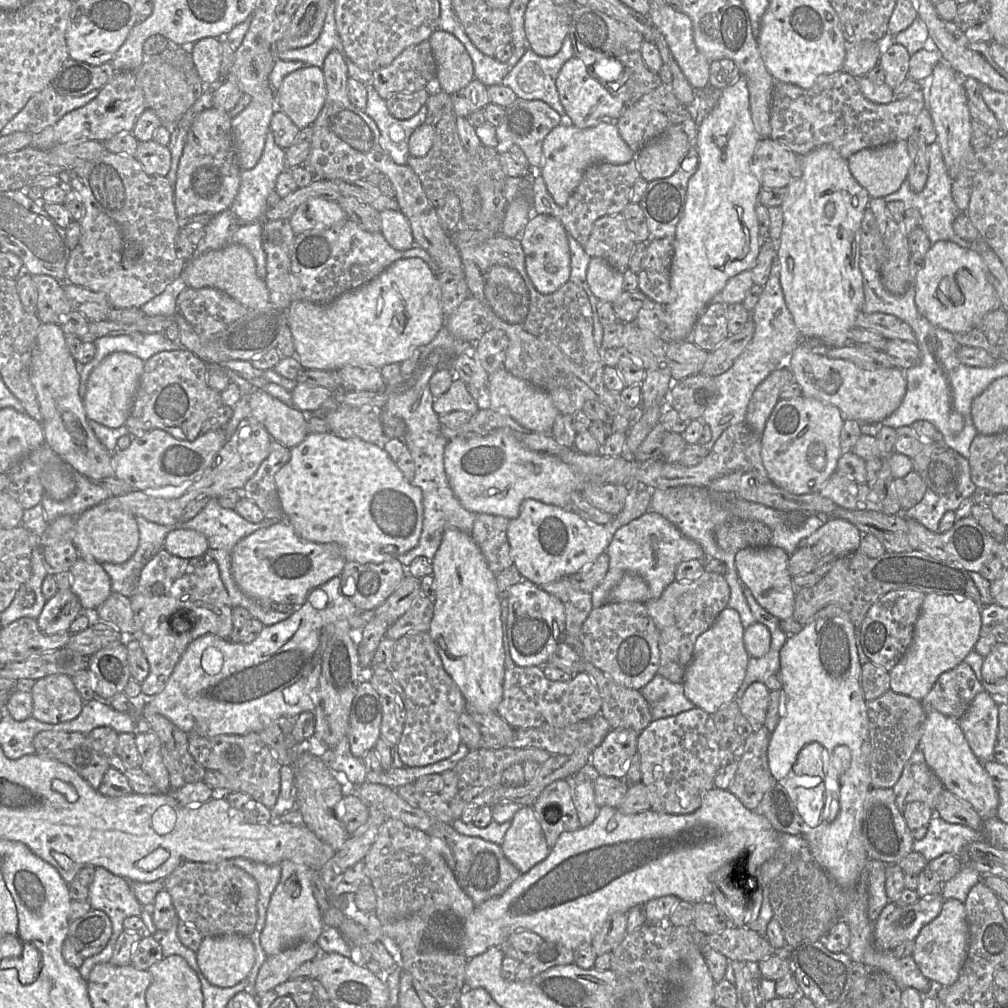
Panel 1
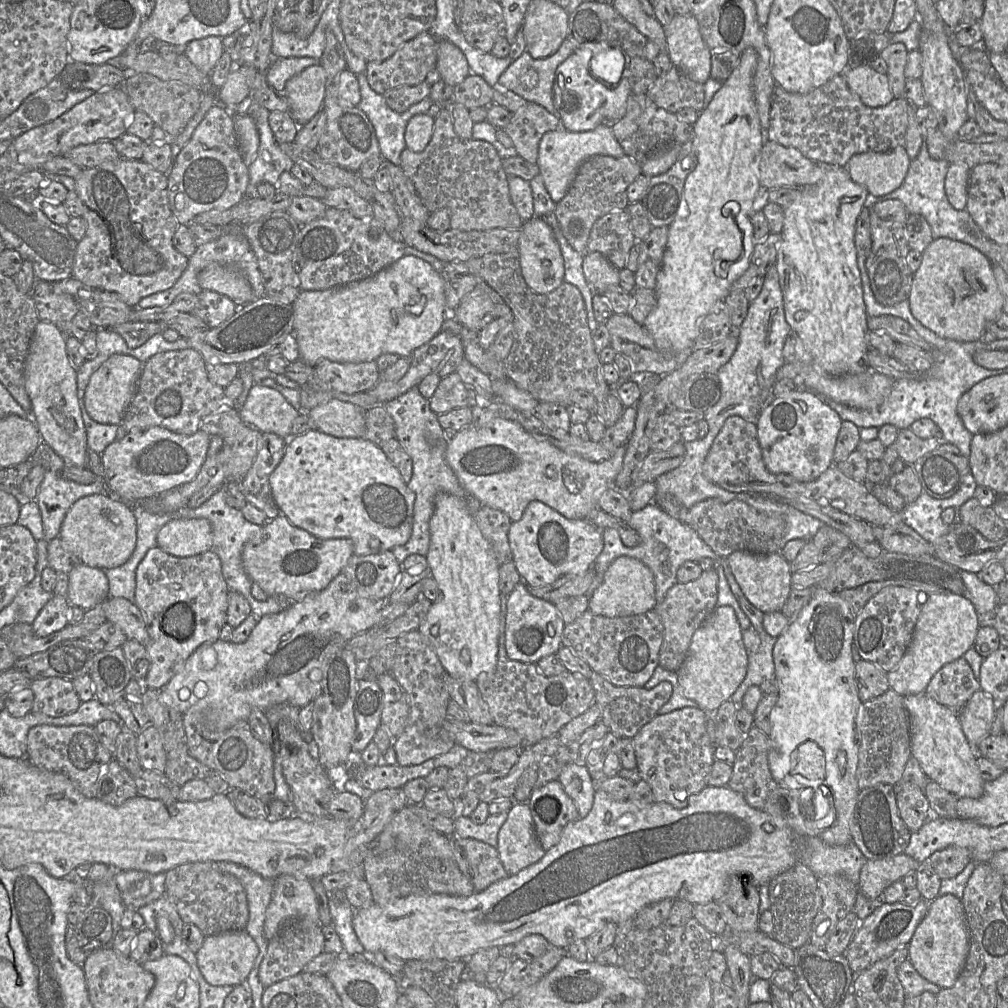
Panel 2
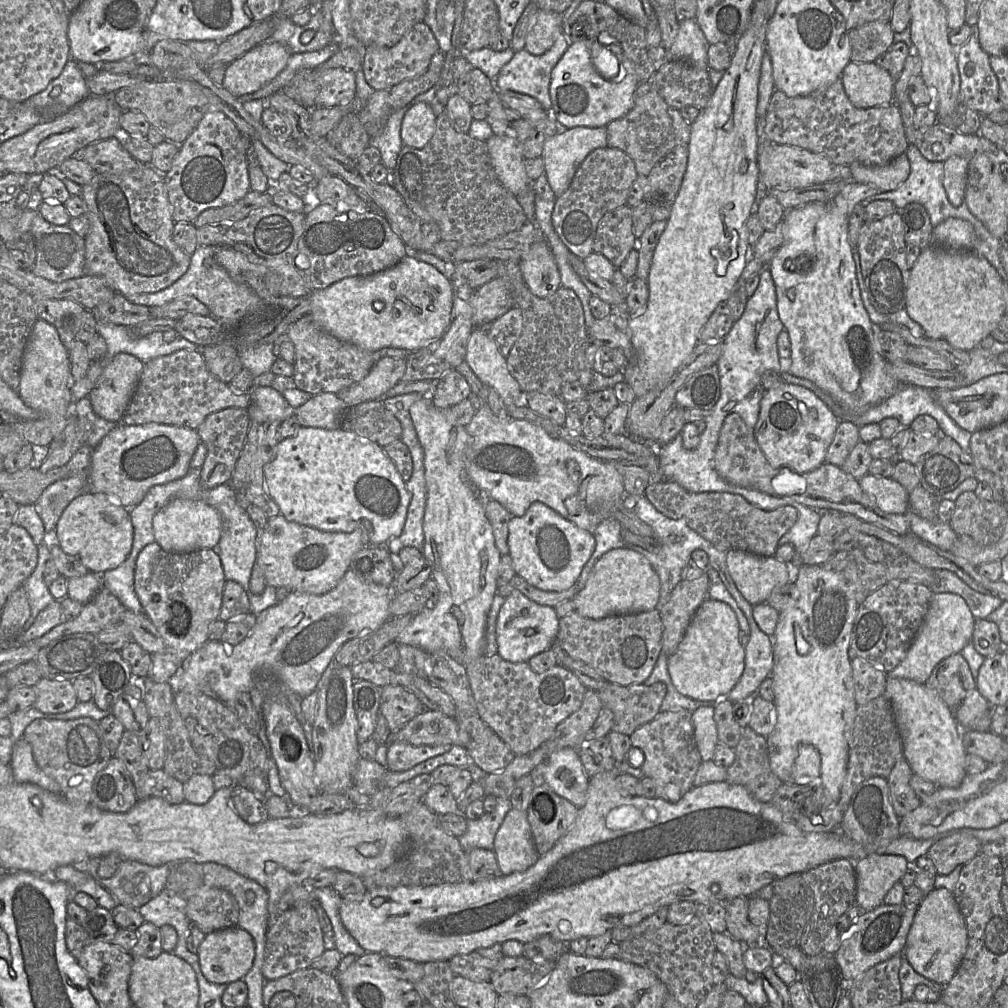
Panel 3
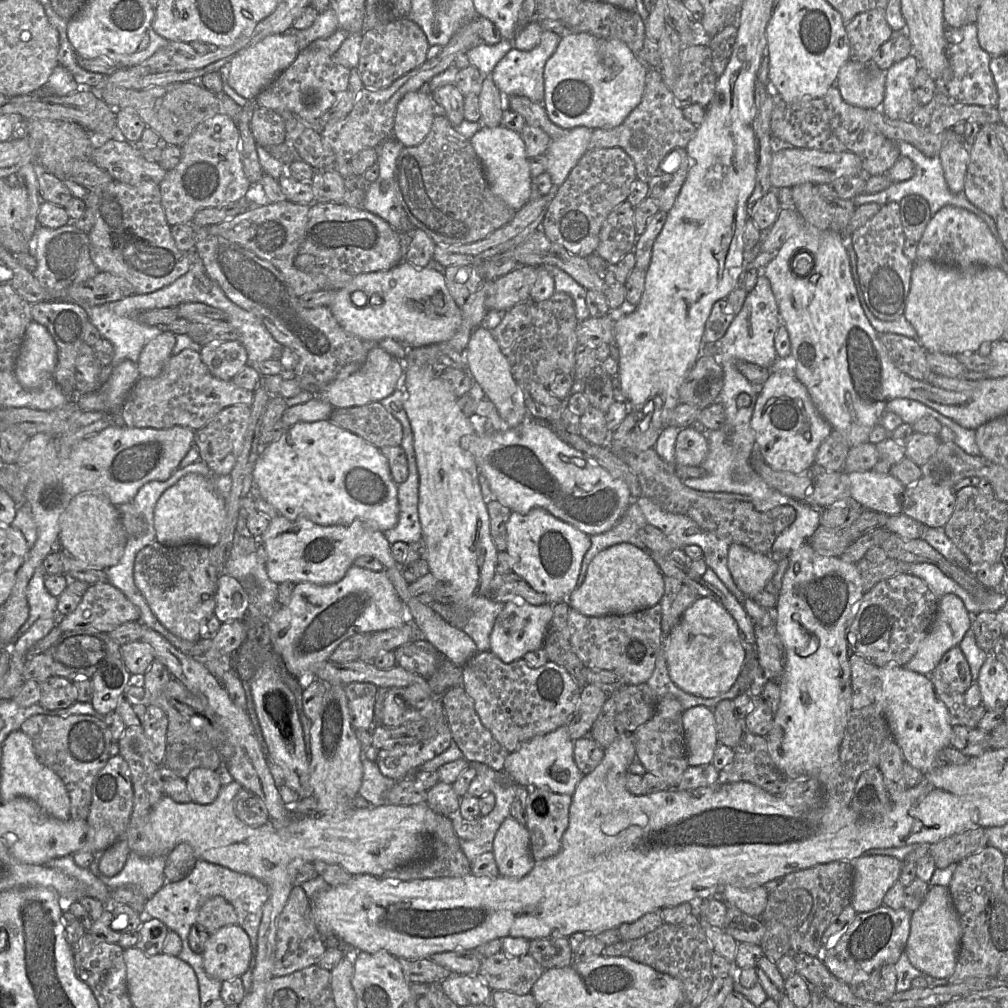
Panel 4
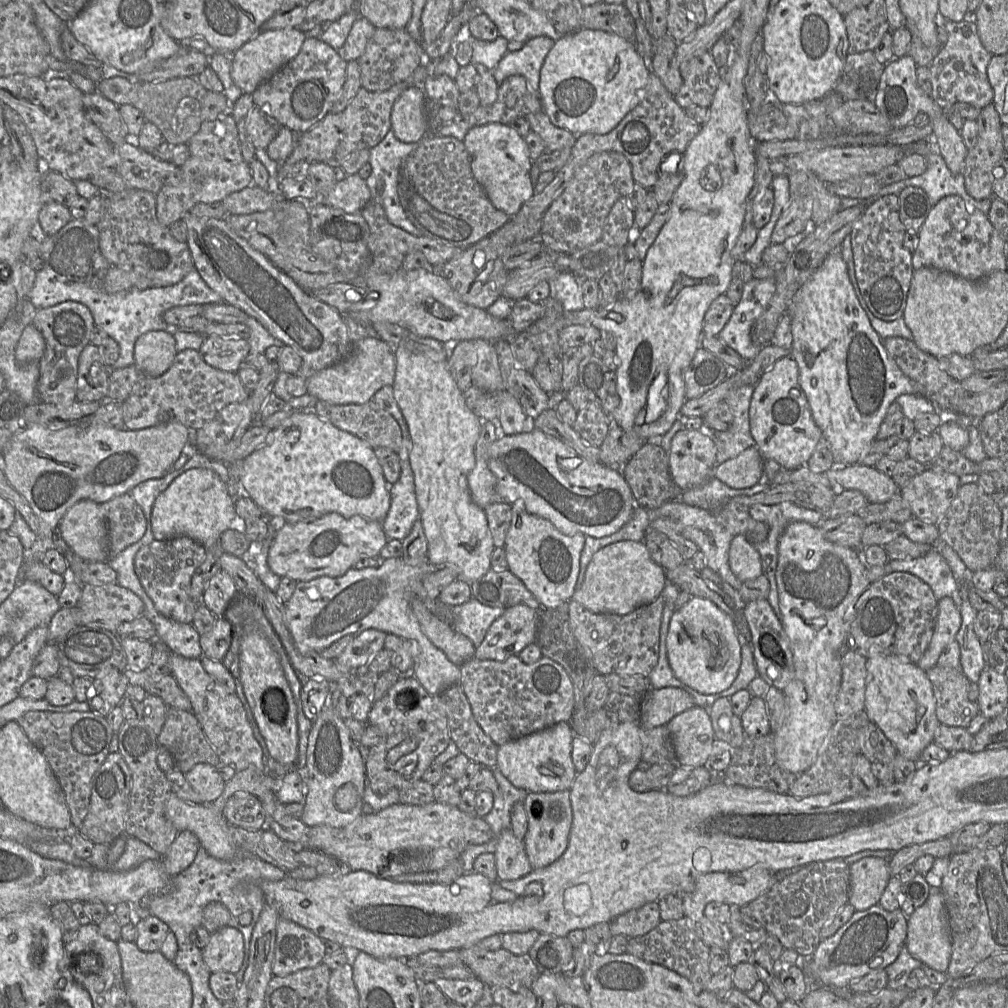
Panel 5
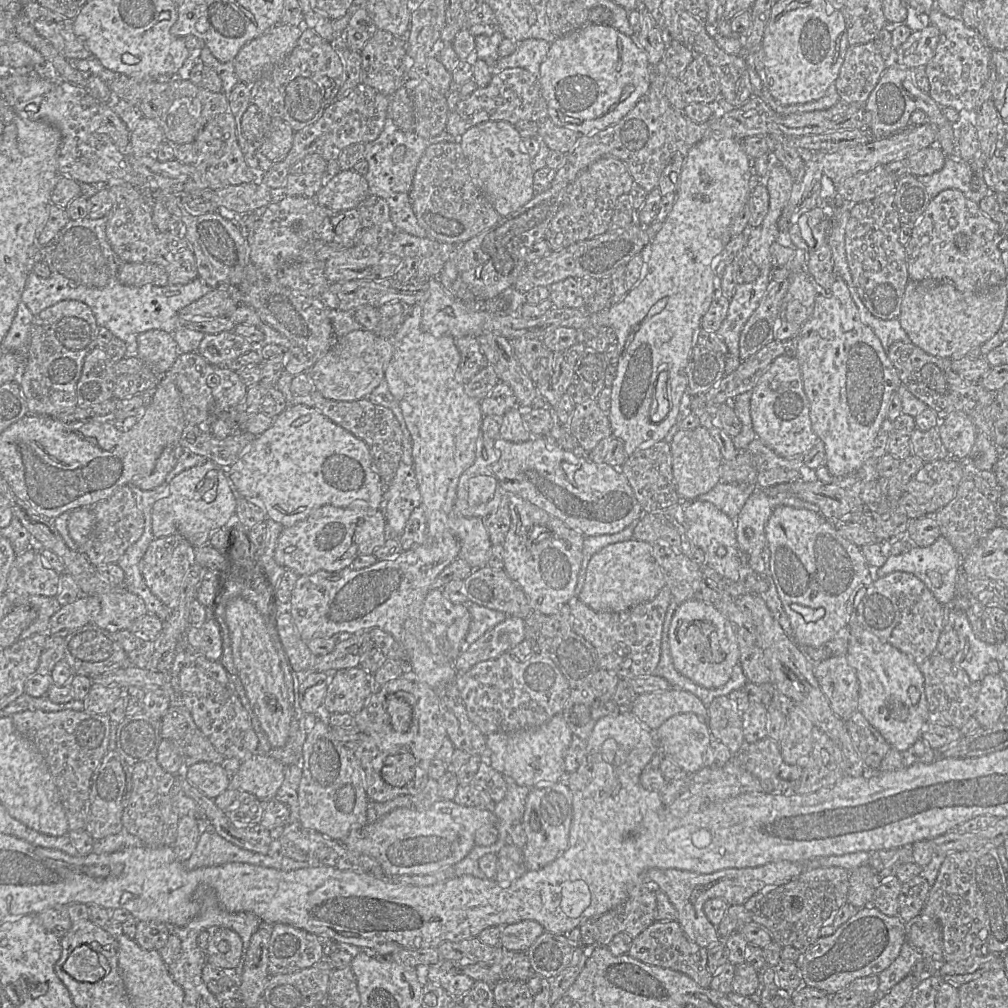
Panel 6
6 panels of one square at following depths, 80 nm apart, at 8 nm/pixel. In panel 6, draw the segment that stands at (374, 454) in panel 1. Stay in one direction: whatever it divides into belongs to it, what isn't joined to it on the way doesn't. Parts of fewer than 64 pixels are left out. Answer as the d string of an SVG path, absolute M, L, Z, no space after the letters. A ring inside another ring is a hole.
M289 405L273 424L257 436L246 452L231 466L229 481L239 497L260 507L267 518L291 527L324 506L348 507L362 500L373 509L383 509L386 485L374 470L369 446L331 421L314 407Z

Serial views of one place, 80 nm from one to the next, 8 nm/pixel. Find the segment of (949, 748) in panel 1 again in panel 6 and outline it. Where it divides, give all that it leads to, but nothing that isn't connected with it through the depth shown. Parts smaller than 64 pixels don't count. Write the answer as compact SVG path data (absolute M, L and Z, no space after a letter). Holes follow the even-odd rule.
M854 613L852 614L846 657L849 665L855 670L859 681L859 710L867 721L876 728L886 741L899 752L906 751L918 739L922 731L929 723L928 702L924 688L924 675L920 666L912 659L891 644L881 640L871 632L854 625Z

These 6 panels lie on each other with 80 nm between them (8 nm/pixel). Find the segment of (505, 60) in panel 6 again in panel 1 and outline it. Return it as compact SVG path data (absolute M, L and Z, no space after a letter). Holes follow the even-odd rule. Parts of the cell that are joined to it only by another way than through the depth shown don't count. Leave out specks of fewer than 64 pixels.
M568 35L558 53L551 57L538 56L527 48L501 84L510 88L520 99L541 100L560 117L567 116L559 99L556 78L562 66L573 56L572 42Z

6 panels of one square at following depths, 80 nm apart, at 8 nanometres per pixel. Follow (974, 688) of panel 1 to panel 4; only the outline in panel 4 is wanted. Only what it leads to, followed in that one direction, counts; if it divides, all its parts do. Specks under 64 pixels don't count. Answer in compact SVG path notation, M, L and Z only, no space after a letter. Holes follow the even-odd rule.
M959 646L949 649L930 674L937 694L963 693L973 683L969 665Z

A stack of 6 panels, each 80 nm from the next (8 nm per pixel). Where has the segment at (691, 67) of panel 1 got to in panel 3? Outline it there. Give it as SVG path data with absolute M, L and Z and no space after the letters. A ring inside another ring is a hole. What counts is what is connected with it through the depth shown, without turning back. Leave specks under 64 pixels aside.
M696 19L679 21L679 30L672 46L668 49L670 59L687 60L698 68L709 68L708 46Z

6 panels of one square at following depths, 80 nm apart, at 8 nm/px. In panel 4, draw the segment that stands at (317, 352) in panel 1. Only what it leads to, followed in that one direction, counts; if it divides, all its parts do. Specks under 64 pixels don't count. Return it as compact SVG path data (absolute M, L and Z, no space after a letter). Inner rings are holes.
M406 260L388 270L355 276L336 290L329 308L340 326L360 339L378 343L384 338L392 338L410 348L447 342L462 319L461 311L447 289L444 274L433 268L415 267ZM355 291L366 294L365 306L353 304L351 295Z

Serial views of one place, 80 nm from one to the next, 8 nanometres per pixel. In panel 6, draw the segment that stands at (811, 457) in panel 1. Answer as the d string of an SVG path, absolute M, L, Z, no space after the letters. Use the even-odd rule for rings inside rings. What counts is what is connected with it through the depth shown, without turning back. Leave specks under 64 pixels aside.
M777 357L751 392L750 414L756 436L781 457L803 459L819 438L811 425L809 402L804 392L797 358Z

